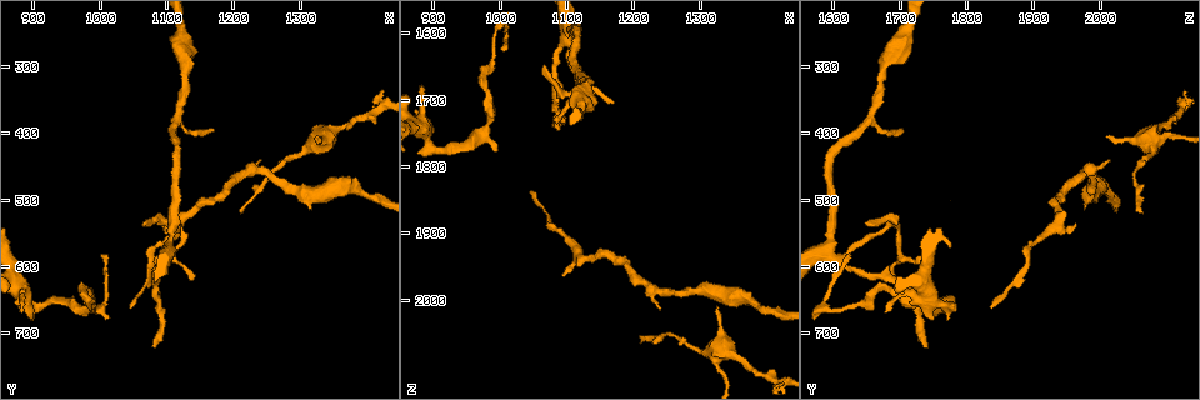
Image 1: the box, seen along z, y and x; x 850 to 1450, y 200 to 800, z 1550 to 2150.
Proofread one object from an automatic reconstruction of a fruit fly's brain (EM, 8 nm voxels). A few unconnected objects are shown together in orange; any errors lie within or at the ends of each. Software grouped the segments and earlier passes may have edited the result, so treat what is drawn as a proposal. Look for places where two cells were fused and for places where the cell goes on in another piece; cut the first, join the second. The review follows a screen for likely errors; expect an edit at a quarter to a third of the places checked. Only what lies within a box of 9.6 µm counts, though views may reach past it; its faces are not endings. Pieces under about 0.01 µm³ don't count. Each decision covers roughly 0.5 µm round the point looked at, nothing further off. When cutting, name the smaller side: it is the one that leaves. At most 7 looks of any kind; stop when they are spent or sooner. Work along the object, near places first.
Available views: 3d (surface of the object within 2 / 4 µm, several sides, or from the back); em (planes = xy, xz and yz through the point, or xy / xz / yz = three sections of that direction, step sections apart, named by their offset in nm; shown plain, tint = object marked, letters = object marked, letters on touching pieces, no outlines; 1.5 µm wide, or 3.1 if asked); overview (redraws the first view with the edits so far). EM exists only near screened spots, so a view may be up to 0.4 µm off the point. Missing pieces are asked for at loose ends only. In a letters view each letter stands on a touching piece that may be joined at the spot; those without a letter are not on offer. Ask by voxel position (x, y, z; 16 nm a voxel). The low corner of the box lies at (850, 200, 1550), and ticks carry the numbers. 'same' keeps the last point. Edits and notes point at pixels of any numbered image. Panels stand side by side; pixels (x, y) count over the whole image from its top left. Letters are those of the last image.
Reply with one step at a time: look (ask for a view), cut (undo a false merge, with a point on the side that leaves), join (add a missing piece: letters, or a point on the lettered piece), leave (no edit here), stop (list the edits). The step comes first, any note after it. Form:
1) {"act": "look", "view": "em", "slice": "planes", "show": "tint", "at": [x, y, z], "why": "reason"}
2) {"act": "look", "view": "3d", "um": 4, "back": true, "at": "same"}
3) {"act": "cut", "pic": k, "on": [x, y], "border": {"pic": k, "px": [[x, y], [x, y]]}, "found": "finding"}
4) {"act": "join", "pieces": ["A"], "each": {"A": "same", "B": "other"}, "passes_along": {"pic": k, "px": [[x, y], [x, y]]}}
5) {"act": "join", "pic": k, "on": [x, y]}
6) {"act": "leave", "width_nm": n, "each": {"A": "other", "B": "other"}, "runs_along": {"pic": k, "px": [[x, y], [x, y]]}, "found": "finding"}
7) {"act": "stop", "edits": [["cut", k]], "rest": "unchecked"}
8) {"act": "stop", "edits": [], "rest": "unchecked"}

{"act": "look", "view": "3d", "um": 2, "at": [1215, 520, 2060], "why": "free end"}

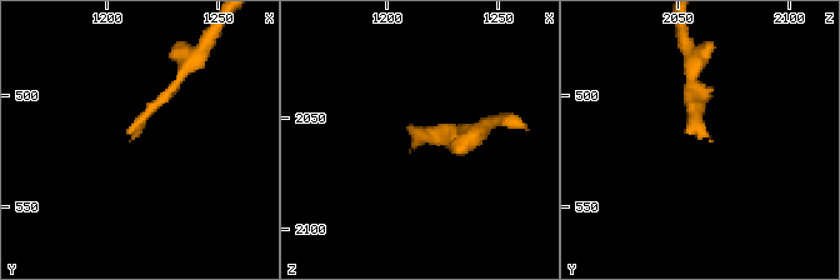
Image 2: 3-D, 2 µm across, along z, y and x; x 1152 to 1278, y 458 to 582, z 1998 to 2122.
{"act": "look", "view": "em", "slice": "planes", "show": "letters", "at": [1213, 520, 2065]}

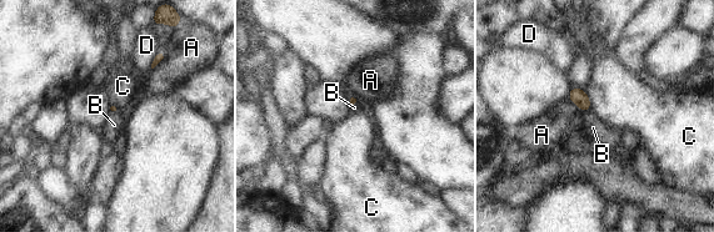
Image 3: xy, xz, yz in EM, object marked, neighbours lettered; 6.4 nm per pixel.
{"act": "join", "pieces": ["B"], "each": {"A": "other", "B": "same", "C": "other", "D": "other"}, "passes_along": {"pic": 3, "px": [[578, 96], [585, 110], [593, 127]]}, "found": "the cell continues"}

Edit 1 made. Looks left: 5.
{"act": "look", "view": "overview", "why": "see it whole again"}

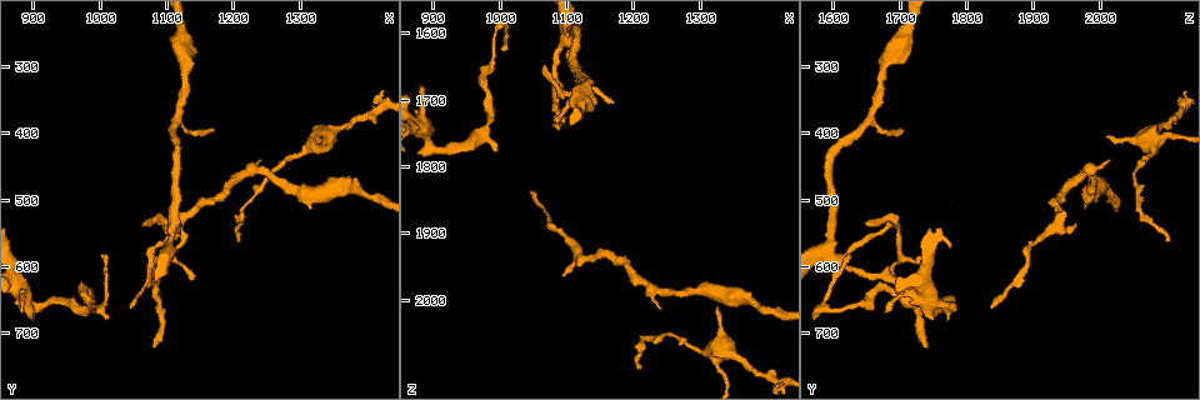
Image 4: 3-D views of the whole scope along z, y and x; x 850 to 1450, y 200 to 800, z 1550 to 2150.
{"act": "look", "view": "em", "slice": "planes", "show": "letters", "at": [1085, 585, 1735], "why": "thin end"}

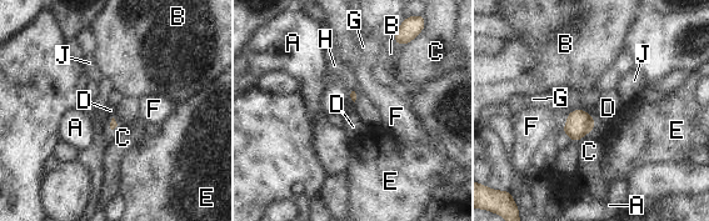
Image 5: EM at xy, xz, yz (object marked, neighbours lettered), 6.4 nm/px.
{"act": "leave", "each": {"A": "other", "B": "other", "C": "other", "D": "other", "E": "other", "F": "other", "G": "other", "H": "other", "J": "other"}, "border": {"pic": 5, "px": [[594, 120], [597, 125]]}, "found": "no lettered piece goes on from it"}

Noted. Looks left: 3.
{"act": "look", "view": "3d", "um": 4, "back": true, "at": [995, 670, 1590], "why": "sharp bend"}

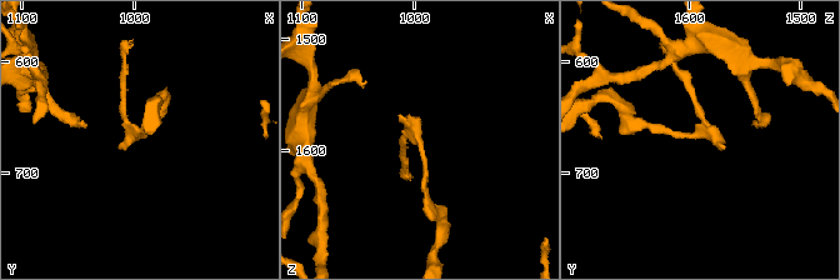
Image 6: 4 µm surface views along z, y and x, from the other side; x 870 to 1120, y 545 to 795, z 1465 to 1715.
{"act": "look", "view": "em", "slice": "xz", "step": 8, "show": "tint", "at": [994, 666, 1594]}

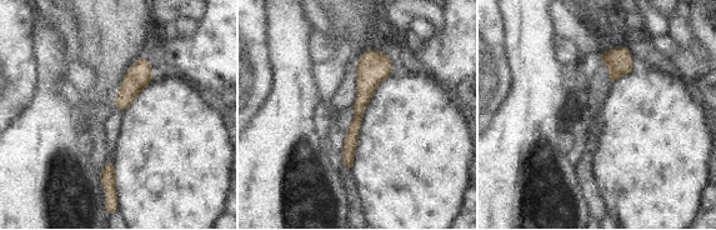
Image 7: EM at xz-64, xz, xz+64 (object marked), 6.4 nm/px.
{"act": "look", "view": "em", "slice": "planes", "show": "letters", "at": "same", "why": "another direction"}

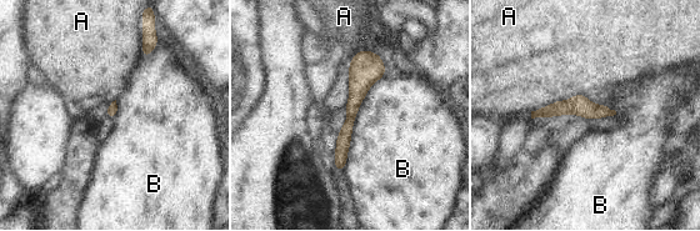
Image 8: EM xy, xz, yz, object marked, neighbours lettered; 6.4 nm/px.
{"act": "leave", "each": {"A": "other", "B": "other"}, "runs_along": {"pic": 8, "px": [[374, 56], [359, 83], [339, 166]]}, "found": "one cell here"}

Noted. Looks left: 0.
{"act": "stop", "edits": [["join", 3]], "rest": "unchecked"}

